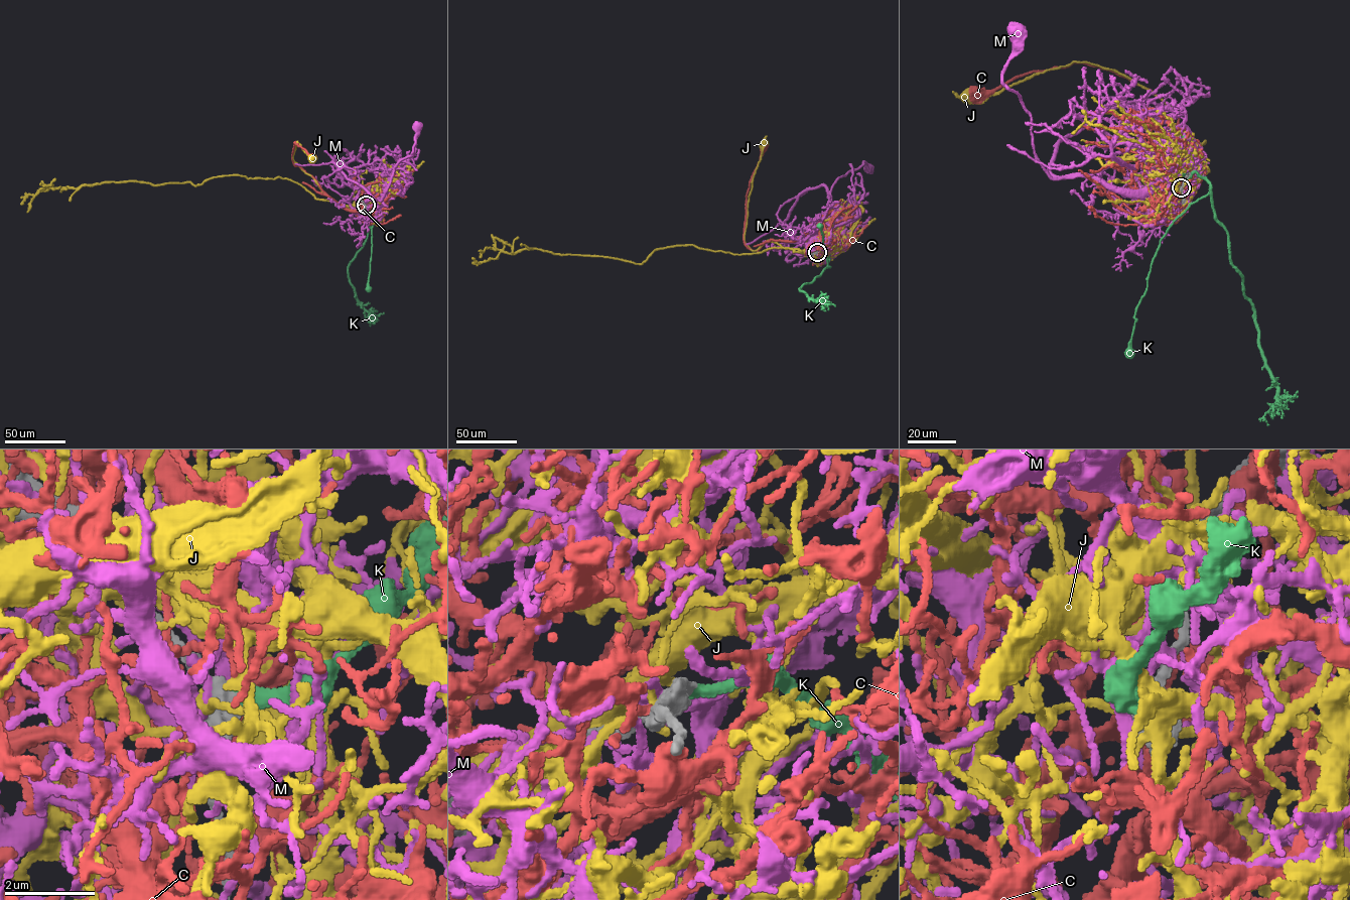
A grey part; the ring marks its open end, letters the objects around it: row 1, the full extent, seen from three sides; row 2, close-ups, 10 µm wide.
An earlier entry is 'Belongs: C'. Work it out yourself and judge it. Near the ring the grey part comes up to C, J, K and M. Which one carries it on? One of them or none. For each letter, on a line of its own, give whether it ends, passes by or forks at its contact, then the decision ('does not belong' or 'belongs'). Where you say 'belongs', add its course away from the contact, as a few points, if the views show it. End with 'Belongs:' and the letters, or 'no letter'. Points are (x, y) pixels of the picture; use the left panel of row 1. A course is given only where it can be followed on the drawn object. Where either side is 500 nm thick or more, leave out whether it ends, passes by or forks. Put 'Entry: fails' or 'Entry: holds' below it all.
C: it ends; does not belong
J: it ends; does not belong
K: it ends; belongs; course (366, 205), (378, 198), (372, 227), (368, 288)
M: it ends; does not belong
Belongs: K
Entry: fails

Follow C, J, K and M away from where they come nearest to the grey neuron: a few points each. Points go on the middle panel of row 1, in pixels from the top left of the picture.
C: (816, 252), (820, 237), (814, 231), (791, 241), (766, 241), (756, 250), (746, 245), (746, 196), (764, 148)
J: (816, 252), (817, 249), (806, 254), (767, 241), (752, 250), (745, 241), (749, 197), (764, 144)
K: (817, 252), (828, 255), (829, 266), (819, 225)
M: (816, 252), (822, 248), (831, 226), (830, 191), (833, 183), (864, 161), (867, 167)

